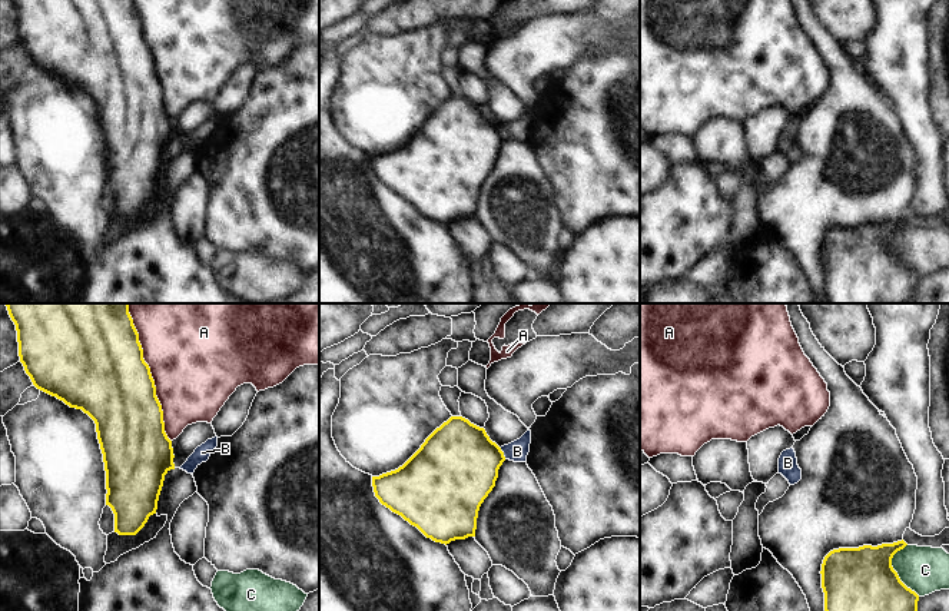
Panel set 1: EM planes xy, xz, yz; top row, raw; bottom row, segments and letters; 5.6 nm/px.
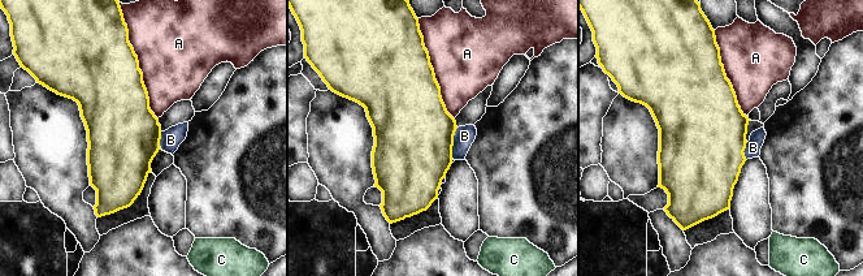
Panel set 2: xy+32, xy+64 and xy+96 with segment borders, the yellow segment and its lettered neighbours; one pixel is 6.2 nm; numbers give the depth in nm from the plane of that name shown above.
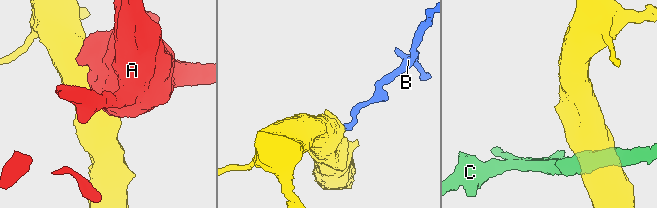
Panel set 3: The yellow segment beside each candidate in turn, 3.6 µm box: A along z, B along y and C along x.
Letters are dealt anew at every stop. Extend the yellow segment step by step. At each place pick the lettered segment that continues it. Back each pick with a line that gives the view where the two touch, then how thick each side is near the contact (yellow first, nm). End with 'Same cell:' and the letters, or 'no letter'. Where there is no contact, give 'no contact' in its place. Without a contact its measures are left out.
B: contact in xz; calibres 440 and 120 nm
Same cell: B

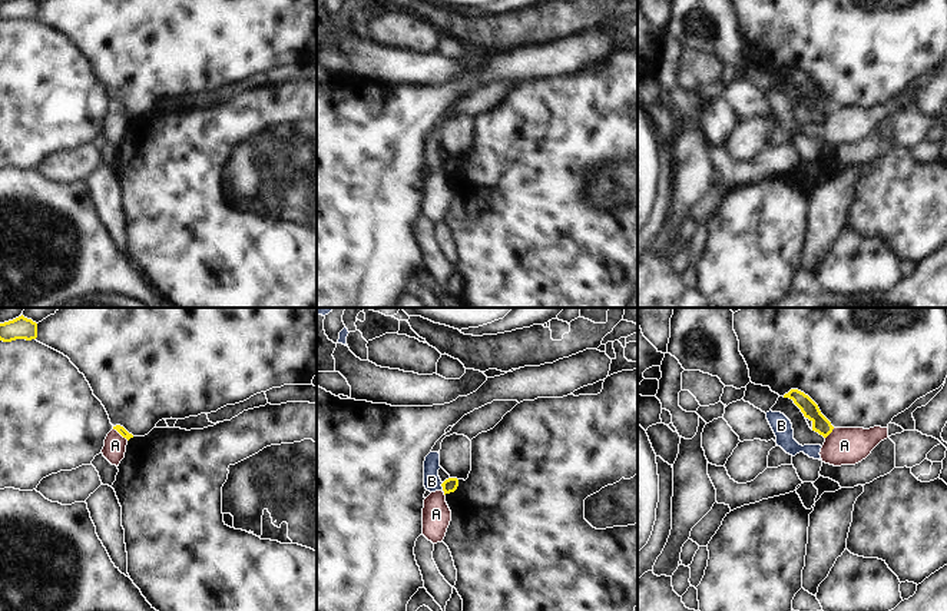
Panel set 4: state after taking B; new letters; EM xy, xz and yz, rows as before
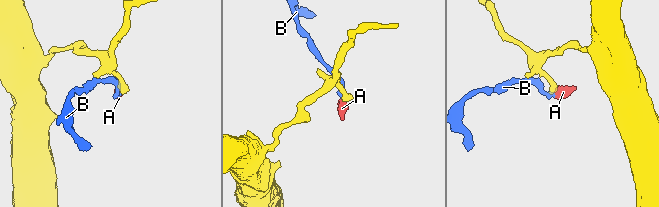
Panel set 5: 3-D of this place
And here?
Same cell: no letter

